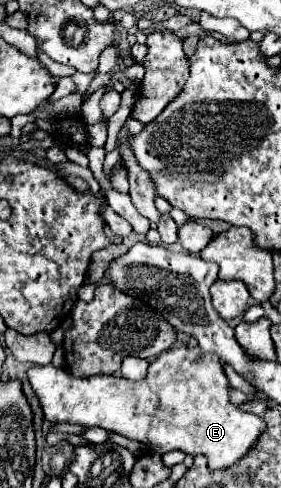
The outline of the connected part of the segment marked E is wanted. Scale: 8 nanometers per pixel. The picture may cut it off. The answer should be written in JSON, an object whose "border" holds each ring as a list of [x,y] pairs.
{"border":[[[173,347],[149,363],[143,381],[129,381],[113,375],[87,379],[73,377],[67,369],[53,365],[29,369],[45,419],[53,423],[79,423],[101,427],[135,439],[155,453],[179,449],[187,455],[207,455],[209,469],[227,469],[239,461],[265,431],[265,421],[229,403],[229,379],[213,353],[199,353],[199,347]]]}

